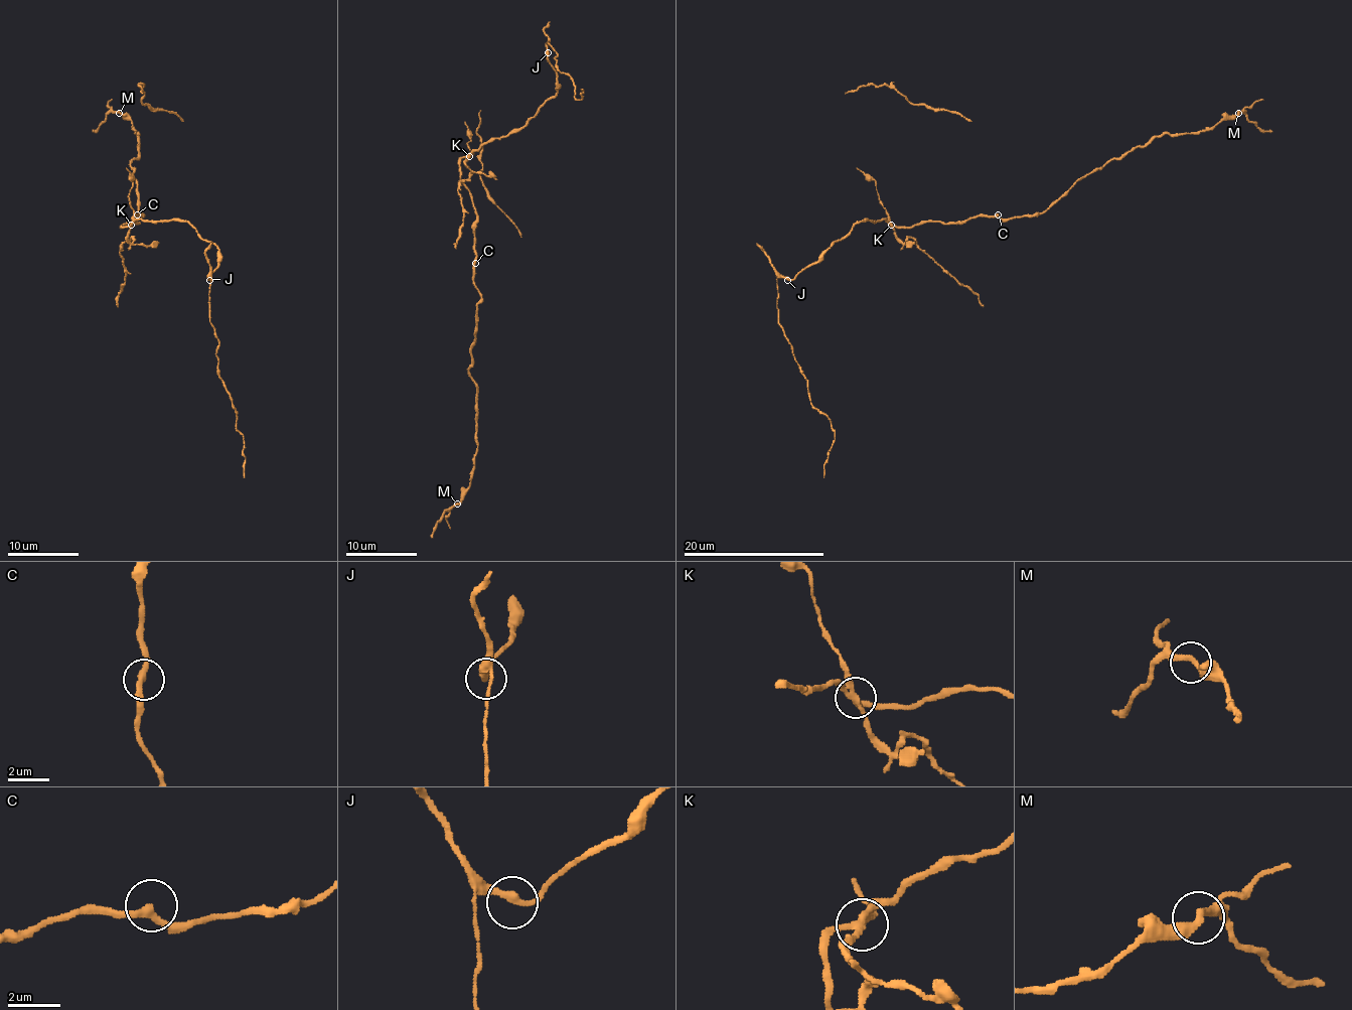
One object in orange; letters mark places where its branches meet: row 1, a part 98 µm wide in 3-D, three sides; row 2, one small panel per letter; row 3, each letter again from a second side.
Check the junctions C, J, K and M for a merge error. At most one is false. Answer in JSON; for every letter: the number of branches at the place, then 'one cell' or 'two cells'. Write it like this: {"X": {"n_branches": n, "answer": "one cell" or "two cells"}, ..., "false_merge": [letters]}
{"C": {"n_branches": 2, "answer": "one cell"}, "J": {"n_branches": 2, "answer": "one cell"}, "K": {"n_branches": 4, "answer": "two cells"}, "M": {"n_branches": 2, "answer": "one cell"}, "false_merge": ["K"]}

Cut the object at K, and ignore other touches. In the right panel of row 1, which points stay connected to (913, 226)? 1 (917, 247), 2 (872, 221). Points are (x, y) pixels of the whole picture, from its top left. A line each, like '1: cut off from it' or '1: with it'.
1: cut off from it
2: with it

